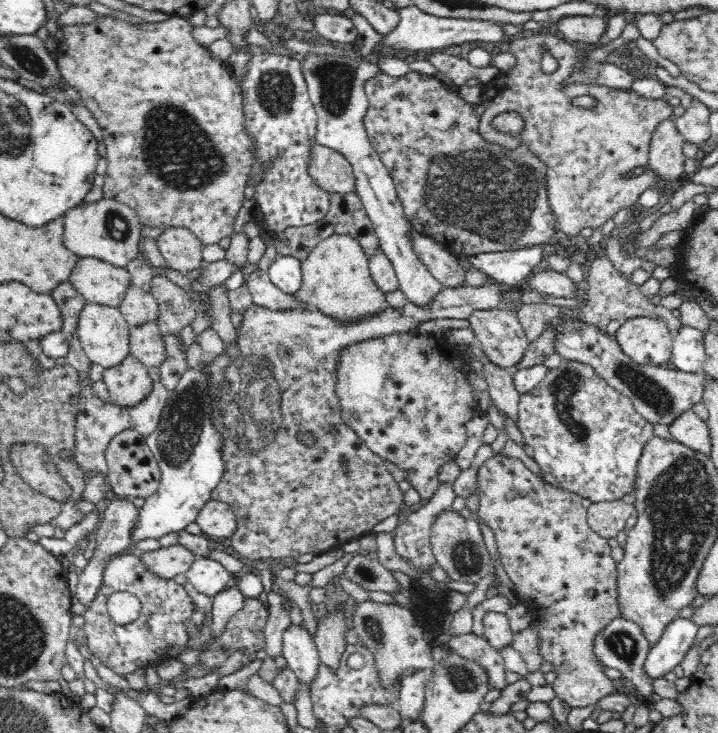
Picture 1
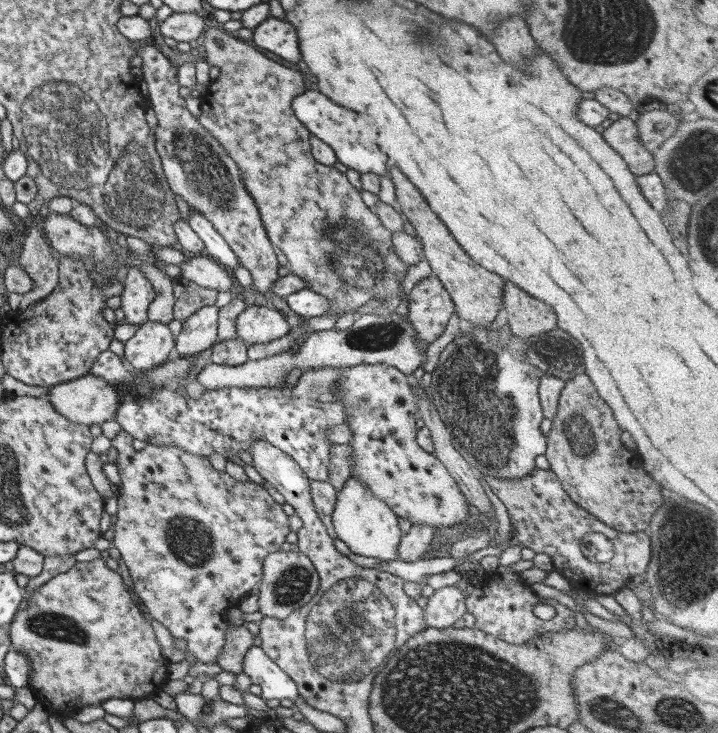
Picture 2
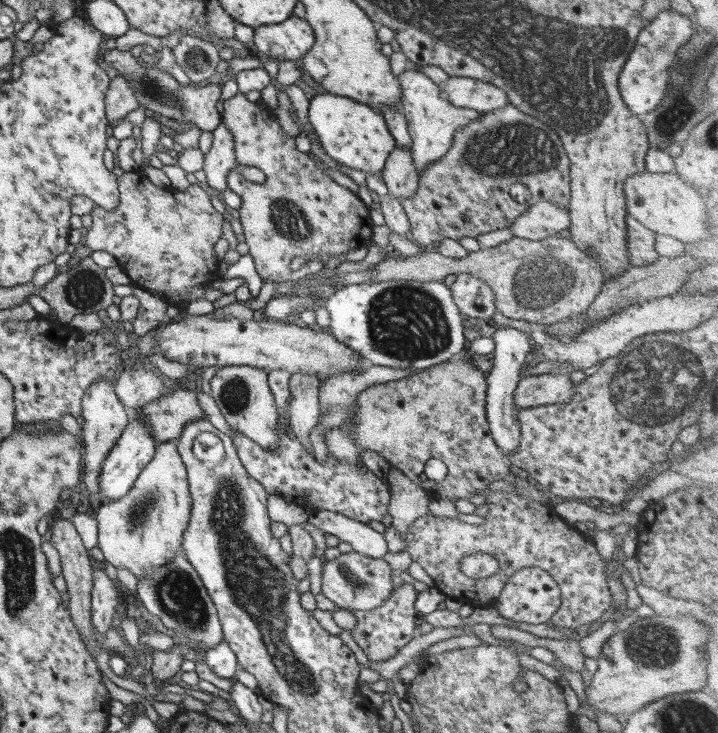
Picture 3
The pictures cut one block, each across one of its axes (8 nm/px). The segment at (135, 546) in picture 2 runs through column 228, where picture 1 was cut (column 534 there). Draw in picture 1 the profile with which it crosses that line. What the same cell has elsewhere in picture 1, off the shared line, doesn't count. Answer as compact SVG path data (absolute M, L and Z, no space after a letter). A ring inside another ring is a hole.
M501 454L495 455L489 458L480 468L477 474L477 495L479 497L478 516L486 522L496 537L496 543L498 543L498 554L504 571L510 577L510 581L516 587L516 591L520 593L522 597L522 604L531 608L531 610L541 611L541 614L545 616L543 623L534 624L539 630L539 651L542 653L545 662L550 662L554 666L554 671L558 674L555 682L551 684L555 692L556 700L562 700L564 703L568 703L570 708L584 708L590 706L590 704L597 704L600 698L604 698L606 695L610 695L612 692L612 679L604 675L604 667L594 655L594 636L606 628L612 620L620 616L620 609L618 609L618 594L617 594L617 564L614 562L611 556L611 548L608 545L606 539L602 539L597 533L594 533L588 525L588 514L586 509L582 507L582 497L576 493L567 491L566 489L558 489L552 486L547 481L536 477L530 470L524 466L519 459L506 457ZM594 589L598 594L596 598L590 598L586 592Z

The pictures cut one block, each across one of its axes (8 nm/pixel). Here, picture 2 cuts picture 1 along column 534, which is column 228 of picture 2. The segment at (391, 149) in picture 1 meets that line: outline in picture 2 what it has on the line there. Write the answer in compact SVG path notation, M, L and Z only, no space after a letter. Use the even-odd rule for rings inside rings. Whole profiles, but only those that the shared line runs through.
M136 43L134 46L142 63L142 88L147 102L150 103L149 107L157 118L156 128L153 130L154 147L170 191L181 196L189 207L201 213L221 235L238 258L239 265L249 272L251 288L255 289L259 301L279 311L290 328L302 324L303 318L289 310L284 297L272 293L272 286L278 279L278 264L275 259L277 252L266 237L253 199L243 188L236 164L188 112L185 100L177 93L179 84L176 80L175 65L172 65L155 46L139 46Z

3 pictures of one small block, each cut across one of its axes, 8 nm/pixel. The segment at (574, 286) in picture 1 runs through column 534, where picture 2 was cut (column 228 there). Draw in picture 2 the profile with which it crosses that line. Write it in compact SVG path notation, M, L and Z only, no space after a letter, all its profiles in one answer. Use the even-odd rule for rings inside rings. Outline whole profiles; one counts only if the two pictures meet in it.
M188 254L179 268L180 277L200 287L215 289L219 292L225 292L231 288L231 275L227 274L223 266L215 262L213 258Z

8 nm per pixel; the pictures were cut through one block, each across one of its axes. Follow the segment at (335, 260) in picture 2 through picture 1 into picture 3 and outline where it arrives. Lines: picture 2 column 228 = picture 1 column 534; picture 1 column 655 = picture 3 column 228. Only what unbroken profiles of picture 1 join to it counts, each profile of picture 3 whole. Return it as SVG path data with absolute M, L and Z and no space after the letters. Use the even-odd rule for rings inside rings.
M244 93L226 99L219 111L220 122L229 128L233 136L233 156L239 166L252 166L265 175L262 185L248 182L239 174L239 170L231 170L226 177L227 190L235 192L240 198L237 209L244 237L243 244L248 247L255 271L261 280L271 282L297 281L309 274L313 275L321 270L325 258L329 256L346 257L348 250L367 247L371 240L372 222L368 208L360 202L357 195L339 186L319 170L306 153L295 149L293 137L289 137L281 124L277 121L274 112L259 100L249 102ZM303 258L303 264L297 270L291 269L291 260Z

